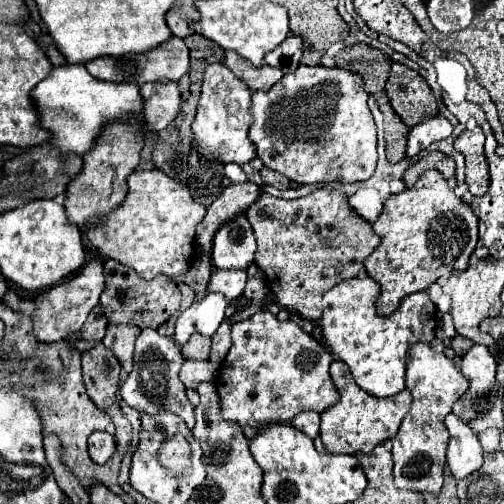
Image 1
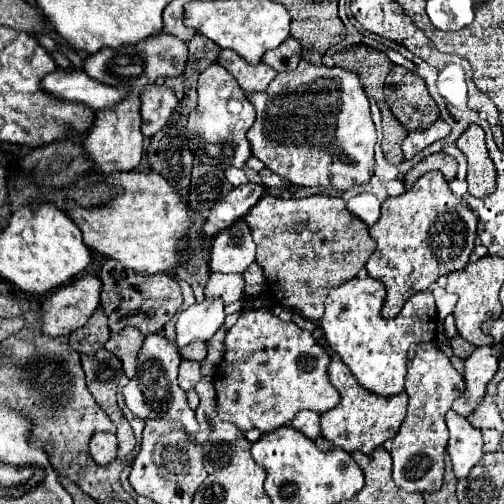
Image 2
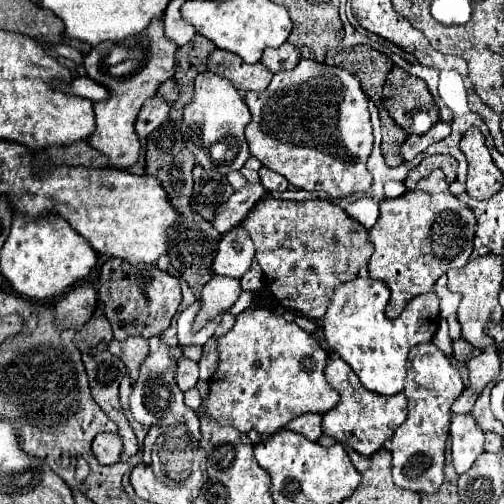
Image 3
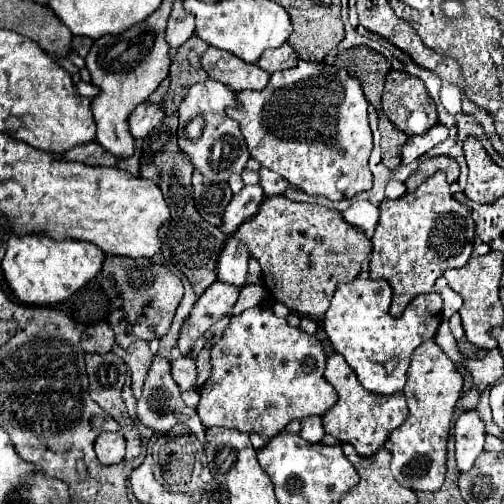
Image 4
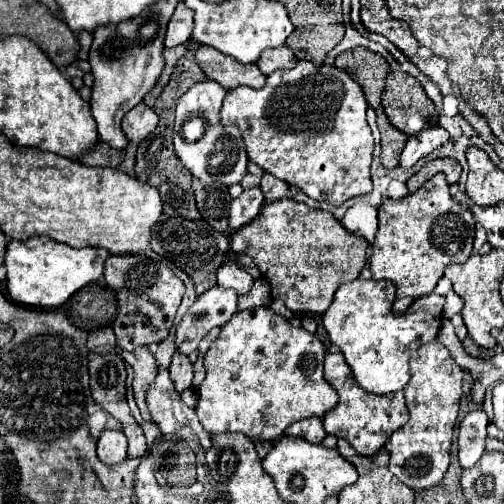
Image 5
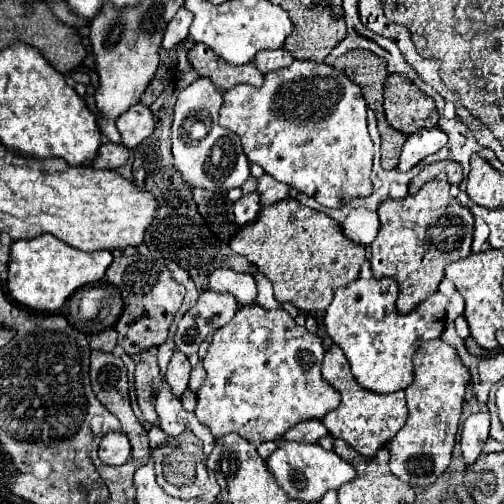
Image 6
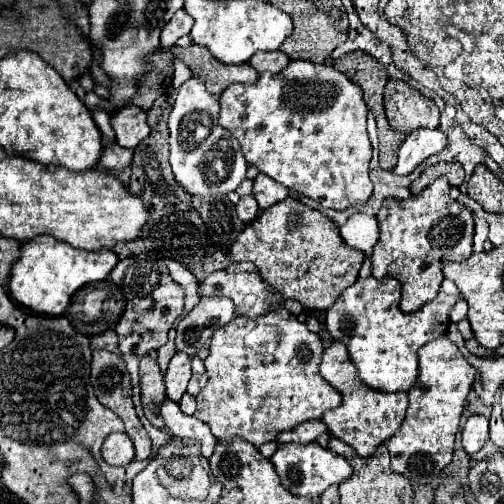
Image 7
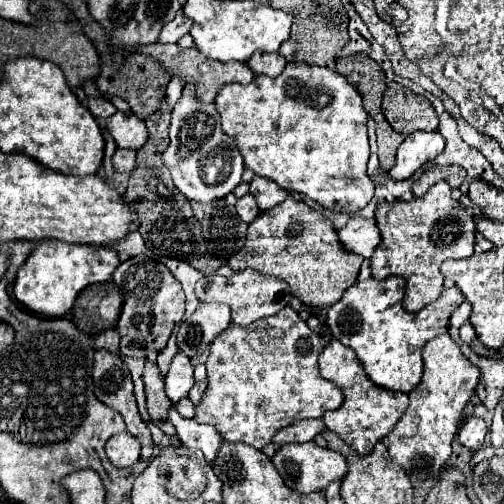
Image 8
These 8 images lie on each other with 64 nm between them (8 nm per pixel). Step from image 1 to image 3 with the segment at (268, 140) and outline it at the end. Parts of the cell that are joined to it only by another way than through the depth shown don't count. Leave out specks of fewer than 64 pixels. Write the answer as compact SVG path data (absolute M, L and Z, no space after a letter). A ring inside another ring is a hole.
M302 58L294 70L276 72L266 90L246 92L244 102L252 114L252 120L244 130L250 154L258 158L262 166L282 174L292 186L300 190L324 190L334 200L354 192L366 192L372 186L372 174L366 168L374 140L368 98L360 90L356 76L348 70Z

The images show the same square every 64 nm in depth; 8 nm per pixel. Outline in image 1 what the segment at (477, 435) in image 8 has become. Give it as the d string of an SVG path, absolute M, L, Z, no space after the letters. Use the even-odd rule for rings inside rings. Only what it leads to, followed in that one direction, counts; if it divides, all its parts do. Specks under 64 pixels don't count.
M450 412L446 416L446 426L450 430L448 466L450 466L450 470L454 474L454 478L462 480L468 474L472 474L476 468L480 468L484 452L482 452L478 436L454 412Z

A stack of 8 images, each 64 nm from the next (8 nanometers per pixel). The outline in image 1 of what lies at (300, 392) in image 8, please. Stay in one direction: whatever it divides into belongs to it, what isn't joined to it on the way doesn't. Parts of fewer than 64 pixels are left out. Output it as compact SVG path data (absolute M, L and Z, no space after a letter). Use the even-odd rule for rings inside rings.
M260 310L250 318L236 322L232 326L232 348L214 380L220 396L222 418L236 422L240 426L262 428L276 422L290 422L302 410L324 412L326 408L338 402L338 390L334 388L328 374L330 362L330 352L324 346L320 346L310 334L306 334L296 322L280 322L268 310Z

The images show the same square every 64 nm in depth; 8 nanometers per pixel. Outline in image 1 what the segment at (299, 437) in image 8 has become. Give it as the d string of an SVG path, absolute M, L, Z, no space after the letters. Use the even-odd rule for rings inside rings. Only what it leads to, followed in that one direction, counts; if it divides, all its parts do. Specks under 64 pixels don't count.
M306 410L306 412L300 412L290 424L294 428L298 428L300 432L304 432L306 436L316 438L318 436L318 430L320 430L320 414L318 412L312 412L312 410Z

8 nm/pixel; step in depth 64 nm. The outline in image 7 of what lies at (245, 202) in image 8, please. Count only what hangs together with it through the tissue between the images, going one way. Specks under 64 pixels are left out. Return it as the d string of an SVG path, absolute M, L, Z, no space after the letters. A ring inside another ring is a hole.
M250 194L250 196L240 198L240 202L236 204L236 212L238 212L240 220L244 220L248 224L248 222L252 222L258 216L260 208L258 208L258 202L254 200L254 196Z

